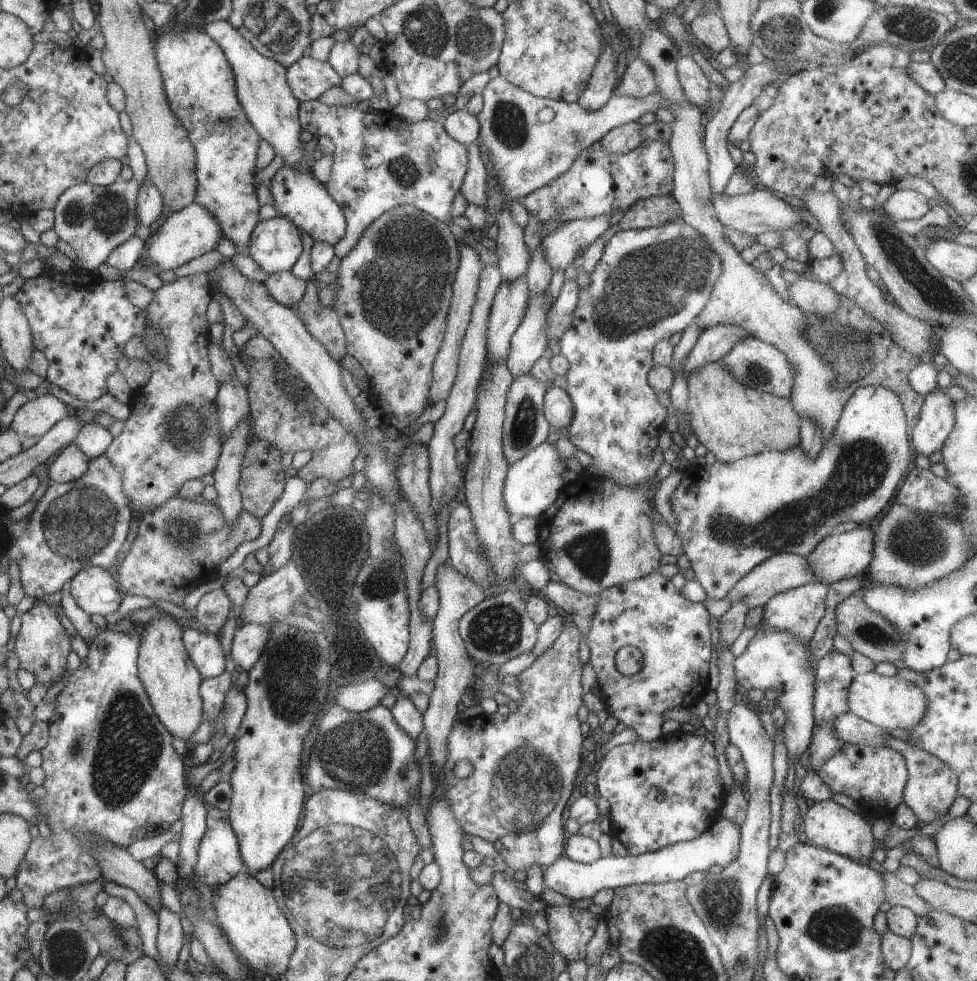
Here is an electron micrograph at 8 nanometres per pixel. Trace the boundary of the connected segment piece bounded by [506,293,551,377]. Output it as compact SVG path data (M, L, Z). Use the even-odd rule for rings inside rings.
M545 293L529 298L522 324L511 336L511 347L506 361L514 377L530 373L534 363L542 357L548 347L549 340L545 328L551 305L546 304L544 295Z

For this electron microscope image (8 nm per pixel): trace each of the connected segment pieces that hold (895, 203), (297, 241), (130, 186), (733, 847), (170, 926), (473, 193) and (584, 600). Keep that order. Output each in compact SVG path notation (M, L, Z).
M897 189L881 206L890 223L904 219L922 218L930 209L928 200L922 193L912 189Z
M282 215L260 221L252 231L249 254L267 273L290 271L302 254L300 231Z
M131 136L128 138L129 167L134 170L134 176L129 181L120 177L107 187L94 186L88 181L78 183L65 190L56 201L53 208L56 234L68 242L77 253L76 269L82 272L96 272L96 269L106 262L109 254L123 242L135 234L139 225L136 218L136 203L140 184L147 176L147 162L144 151Z
M720 816L718 820L698 838L680 841L660 850L638 856L602 856L593 863L579 863L568 857L557 858L543 874L545 886L560 892L573 902L580 898L593 898L602 888L625 887L636 883L665 883L683 881L690 873L708 871L711 866L728 866L739 853L741 826L732 819Z
M165 906L158 910L159 933L157 934L157 949L162 964L176 965L180 948L184 944L184 933L181 916Z
M476 141L472 144L467 145L468 147L468 170L461 186L461 193L466 198L468 204L472 202L472 204L476 204L476 206L480 206L480 208L486 209L486 204L488 204L488 196L486 195L486 182L488 182L488 167L484 164L486 162L484 152L482 151L482 146L480 146L480 142Z
M550 581L540 592L551 606L556 606L565 620L574 623L581 634L579 646L580 660L584 665L590 663L591 652L587 644L587 634L591 627L599 595L586 594L561 582Z

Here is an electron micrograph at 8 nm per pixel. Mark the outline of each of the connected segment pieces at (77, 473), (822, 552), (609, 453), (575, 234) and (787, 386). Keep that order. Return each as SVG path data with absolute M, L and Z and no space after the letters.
M70 442L48 464L49 478L55 483L78 480L87 471L89 460L76 443Z
M859 525L857 530L844 533L832 533L824 537L818 546L805 558L812 567L815 580L825 585L833 585L841 580L854 579L866 572L873 557L873 538L869 525Z
M678 218L676 221L672 221L671 223L666 223L665 225L662 225L661 227L652 227L649 229L632 229L629 231L618 231L615 233L612 238L610 238L609 242L605 244L605 247L603 249L603 255L601 256L600 261L597 263L595 269L593 272L590 273L591 283L590 285L585 289L582 290L582 292L579 292L579 303L576 307L576 310L574 311L574 320L572 323L572 326L566 330L566 332L563 334L563 337L558 340L559 344L561 345L561 354L564 355L567 360L570 363L569 369L566 373L566 380L568 381L567 386L567 393L571 396L571 399L573 400L574 405L574 416L572 419L572 422L570 423L569 429L570 429L570 440L572 441L572 444L575 444L578 449L583 450L584 452L587 452L592 458L594 458L595 464L594 466L589 466L585 469L585 475L591 475L591 476L600 476L600 477L608 477L611 481L614 481L615 483L618 483L622 486L636 486L636 485L645 485L646 483L649 484L649 487L654 487L651 482L653 481L653 478L656 477L656 472L658 472L658 468L660 468L660 465L665 462L664 457L662 456L663 450L658 445L658 438L661 435L661 433L664 431L664 421L666 419L666 412L667 408L662 406L660 402L658 401L658 397L656 396L657 392L650 386L650 383L648 382L648 375L650 370L652 370L652 367L654 365L653 362L653 348L655 347L655 344L658 341L661 340L669 340L669 338L674 334L675 332L683 332L688 326L691 326L697 322L697 316L702 312L702 309L707 305L707 302L711 298L711 294L714 288L714 285L716 284L717 280L719 279L719 276L722 274L723 271L723 264L720 260L718 253L715 253L715 250L711 248L711 244L706 240L706 238L703 237L703 234L700 234L695 228L692 228L686 221L684 221L682 218Z
M602 215L589 219L564 221L552 232L544 235L541 249L554 272L565 271L574 263L580 252L587 250L588 246L608 230L611 226L609 219L609 215Z
M750 335L735 345L720 361L727 366L726 370L734 374L743 385L760 392L770 392L770 394L776 394L776 396L791 398L793 386L795 385L795 368L777 346Z

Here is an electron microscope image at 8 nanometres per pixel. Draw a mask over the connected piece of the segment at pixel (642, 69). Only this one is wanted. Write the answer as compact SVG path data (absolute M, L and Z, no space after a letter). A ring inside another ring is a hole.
M637 58L627 64L614 95L624 95L641 99L656 92L657 84L649 63Z

